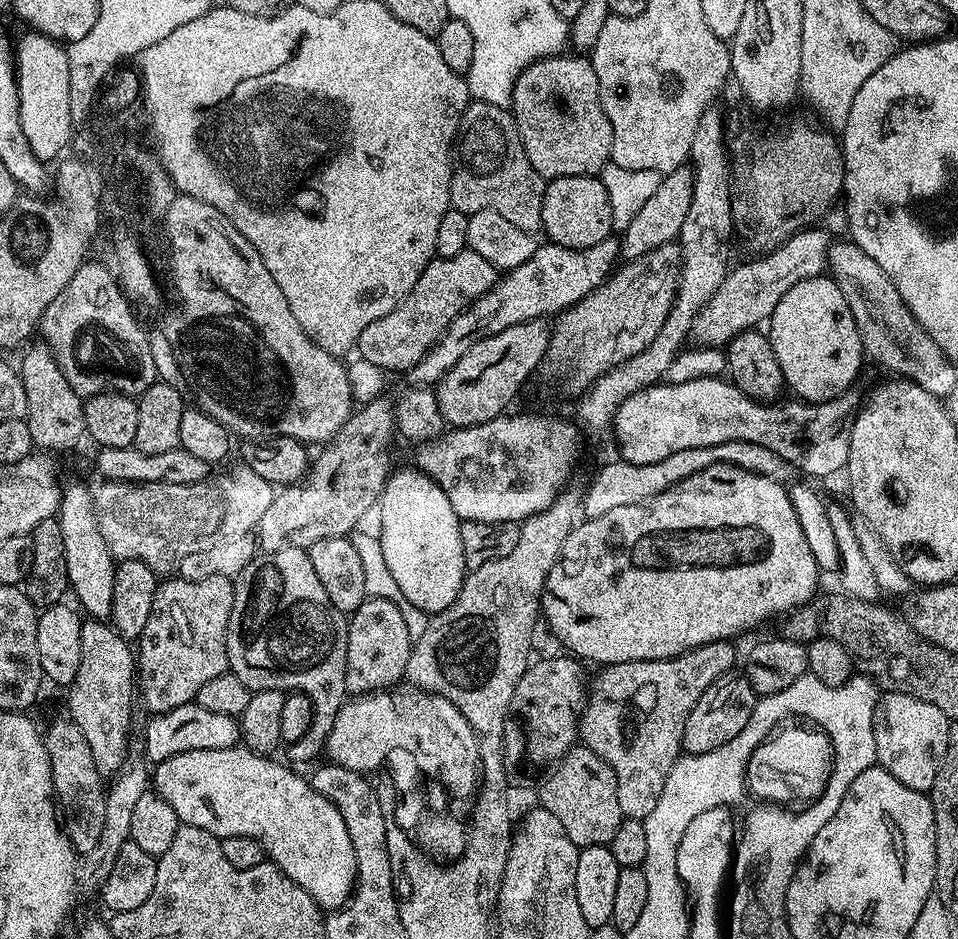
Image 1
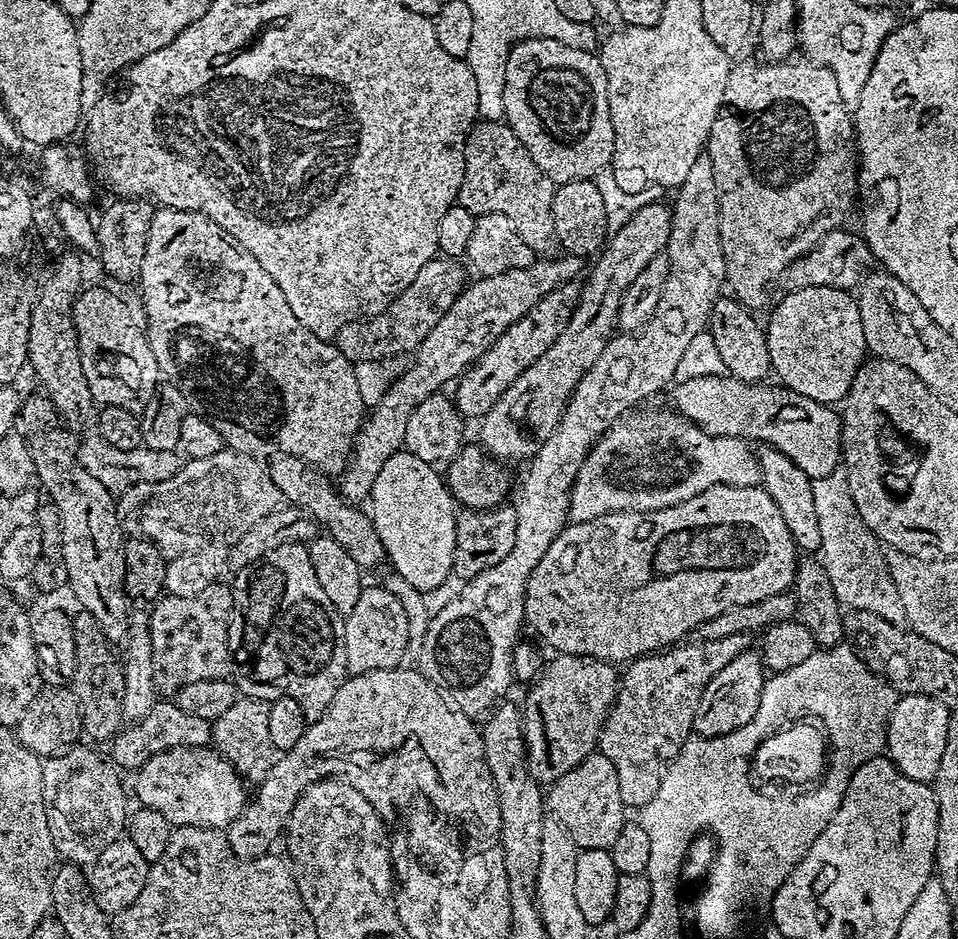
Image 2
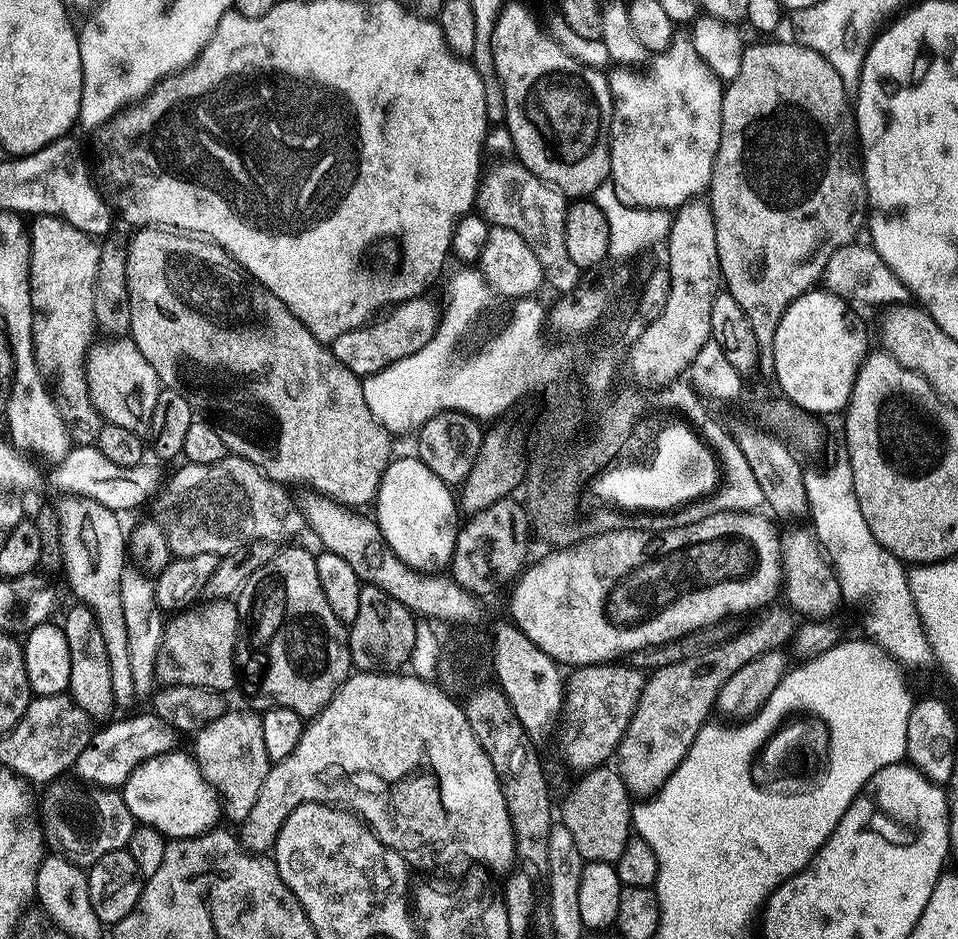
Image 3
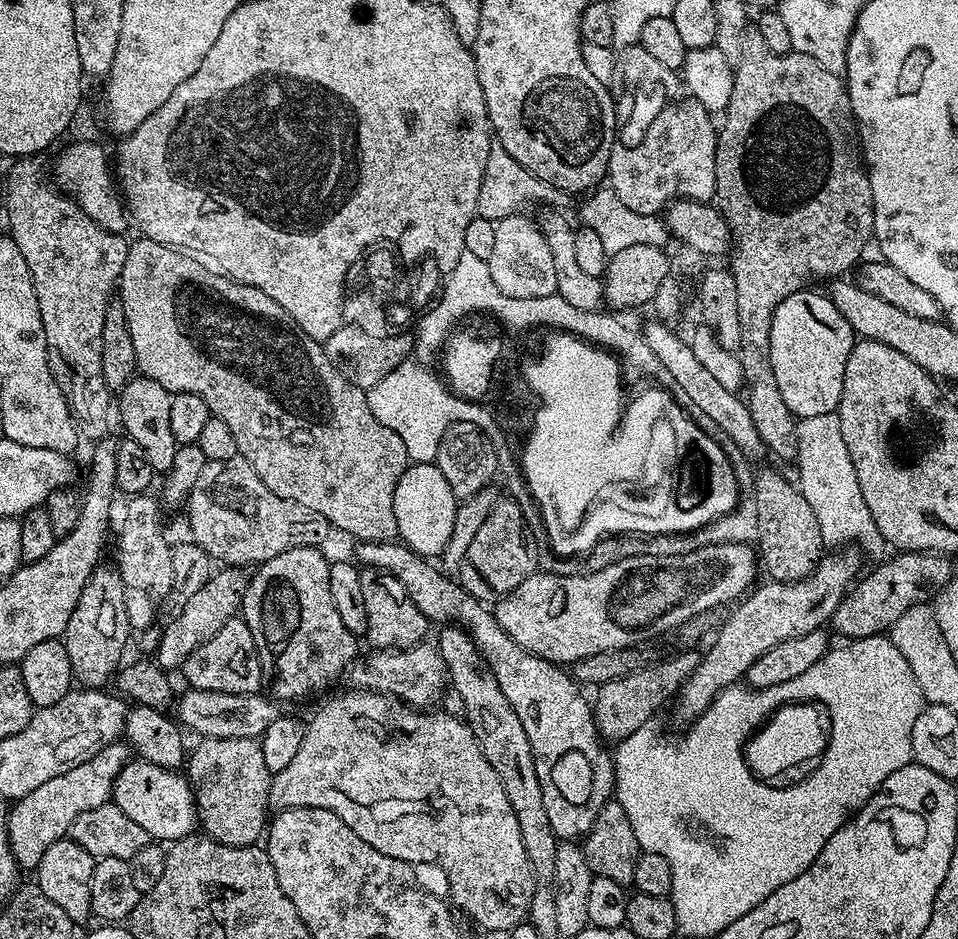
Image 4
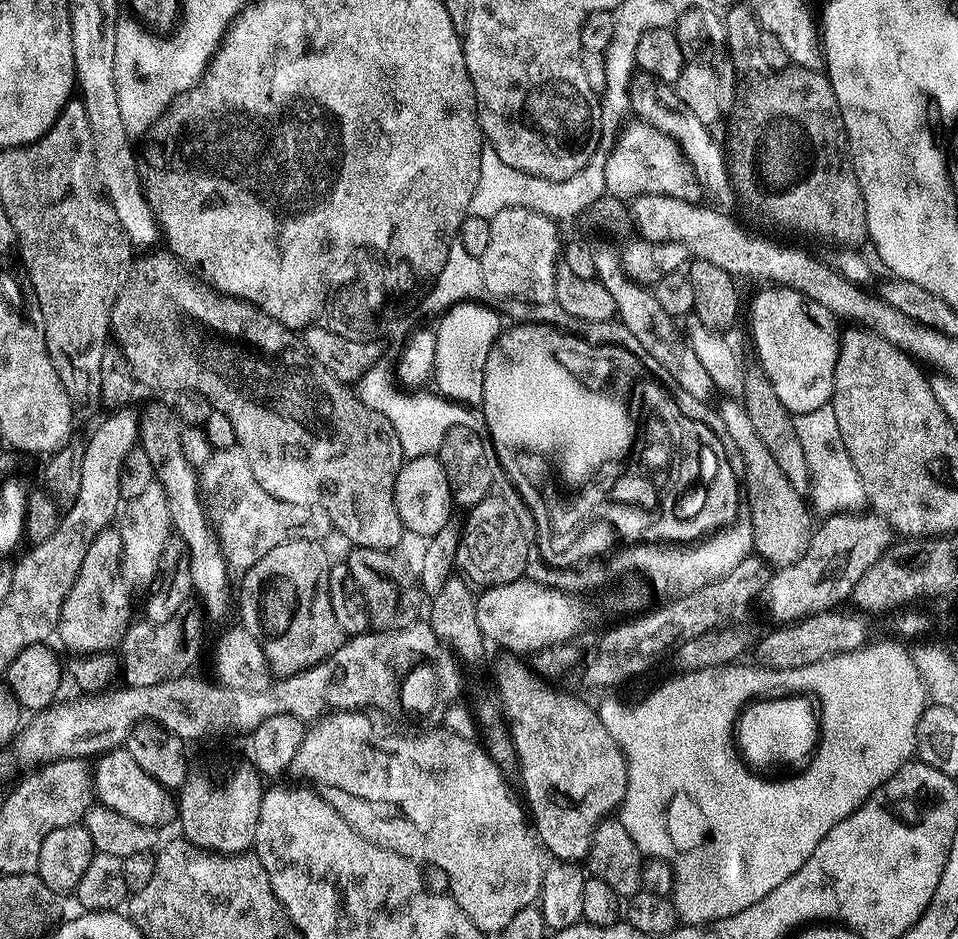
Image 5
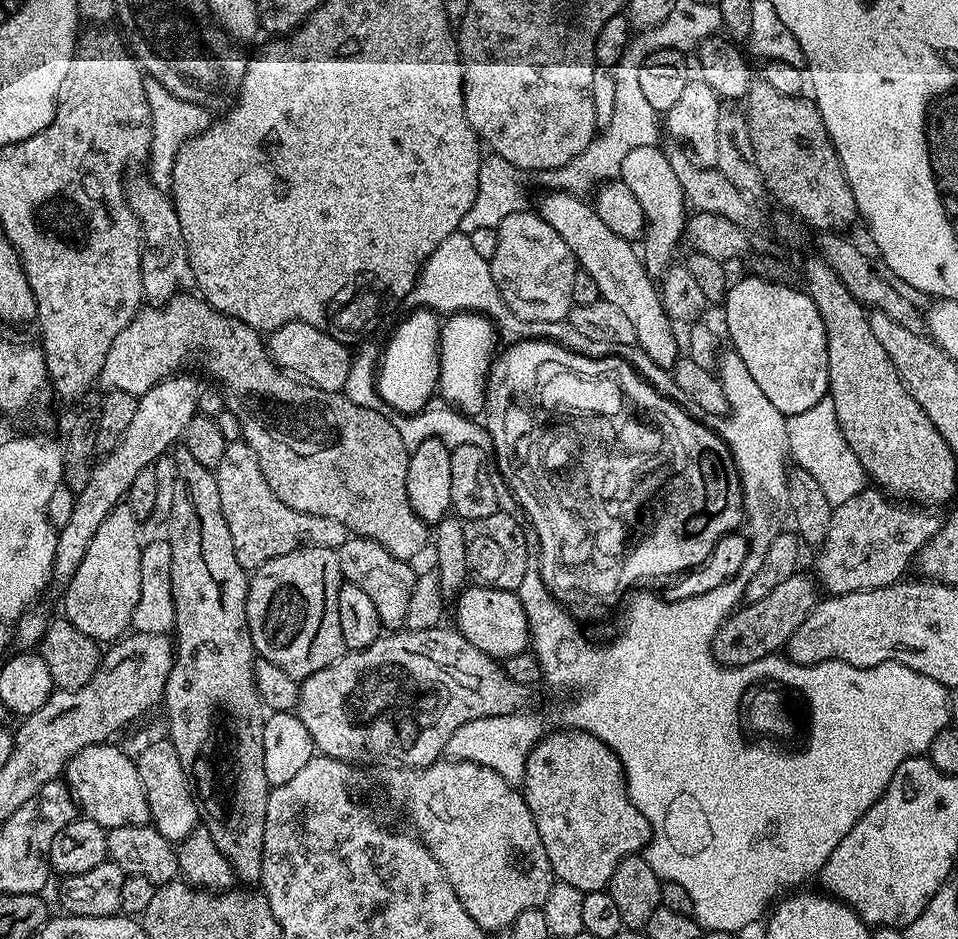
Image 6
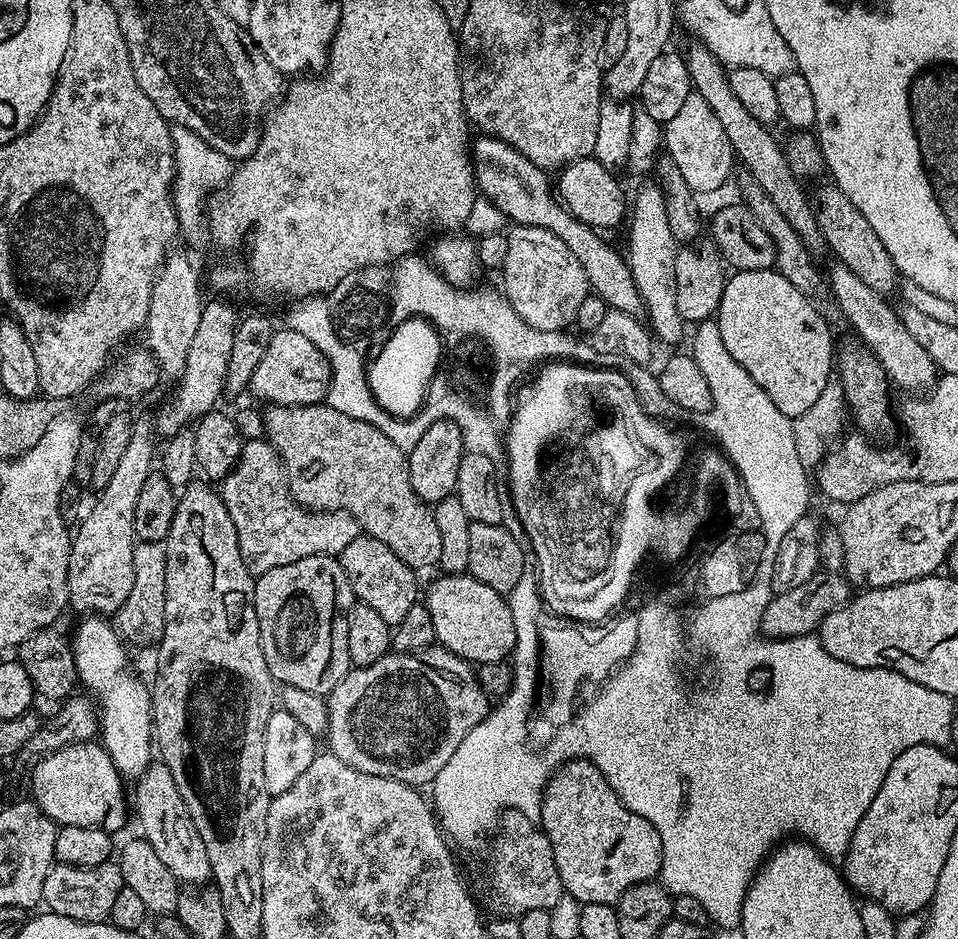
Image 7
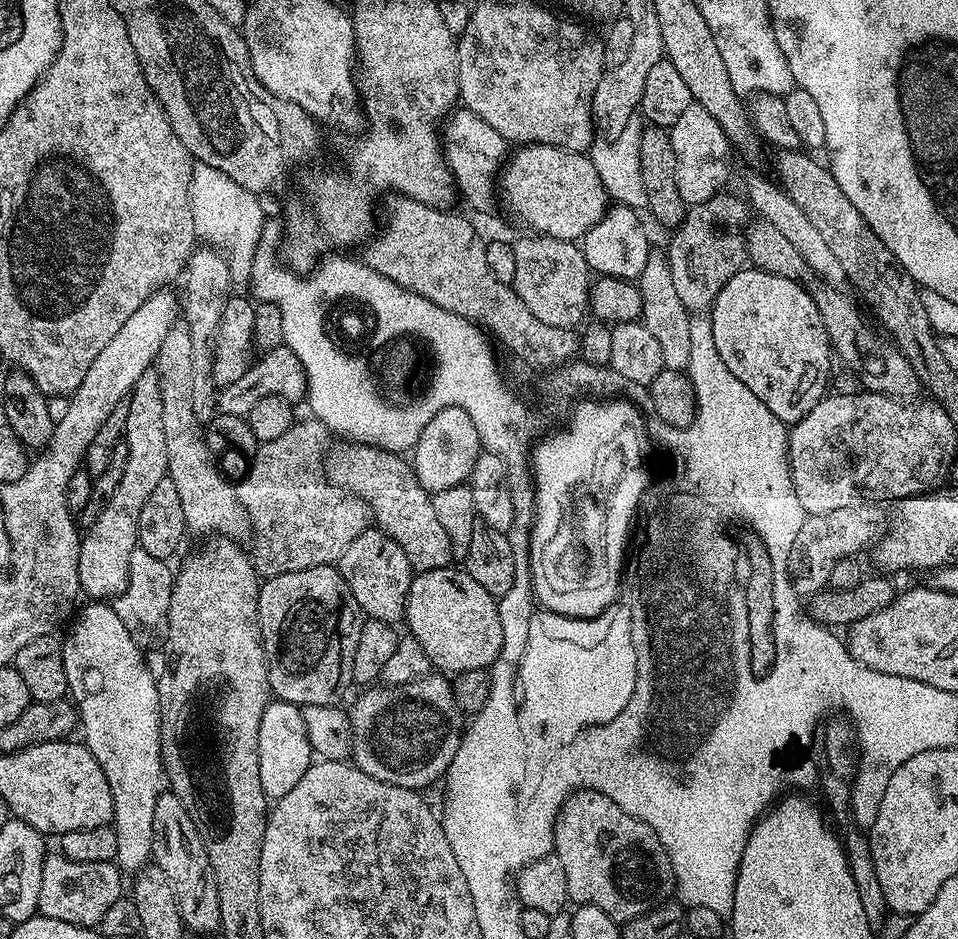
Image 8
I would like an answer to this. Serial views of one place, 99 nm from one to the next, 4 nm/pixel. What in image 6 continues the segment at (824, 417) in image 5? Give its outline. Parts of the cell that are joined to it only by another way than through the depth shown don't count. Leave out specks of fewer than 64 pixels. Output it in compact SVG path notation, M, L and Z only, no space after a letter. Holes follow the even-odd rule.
M823 396L810 410L802 410L802 414L794 414L786 419L788 435L788 451L791 459L799 467L807 470L810 478L818 482L822 494L833 506L854 498L854 494L864 491L866 473L862 462L858 462L858 454L850 450L842 430L838 426L838 414L834 414L832 397ZM865 480L865 481L864 481Z

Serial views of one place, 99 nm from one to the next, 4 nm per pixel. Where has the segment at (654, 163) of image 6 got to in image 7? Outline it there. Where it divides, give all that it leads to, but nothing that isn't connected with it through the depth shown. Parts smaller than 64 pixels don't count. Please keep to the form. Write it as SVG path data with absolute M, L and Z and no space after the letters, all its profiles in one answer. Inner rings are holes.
M649 182L630 204L630 224L626 259L630 274L644 302L643 313L648 316L647 327L653 337L664 344L676 344L684 336L686 322L678 312L676 301L676 283L674 282L674 262L678 251L678 242L670 230L670 221L666 218L666 202L659 184Z

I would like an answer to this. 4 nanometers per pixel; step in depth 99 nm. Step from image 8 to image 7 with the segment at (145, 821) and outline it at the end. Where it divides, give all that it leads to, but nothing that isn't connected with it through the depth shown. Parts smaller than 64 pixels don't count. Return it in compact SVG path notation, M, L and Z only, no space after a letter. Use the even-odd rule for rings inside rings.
M92 614L81 620L84 621L77 626L76 636L71 637L76 679L83 687L85 684L89 688L87 691L98 701L98 736L114 766L125 778L139 778L154 760L152 694L149 685L143 684L128 669L129 649L120 633L105 617Z

